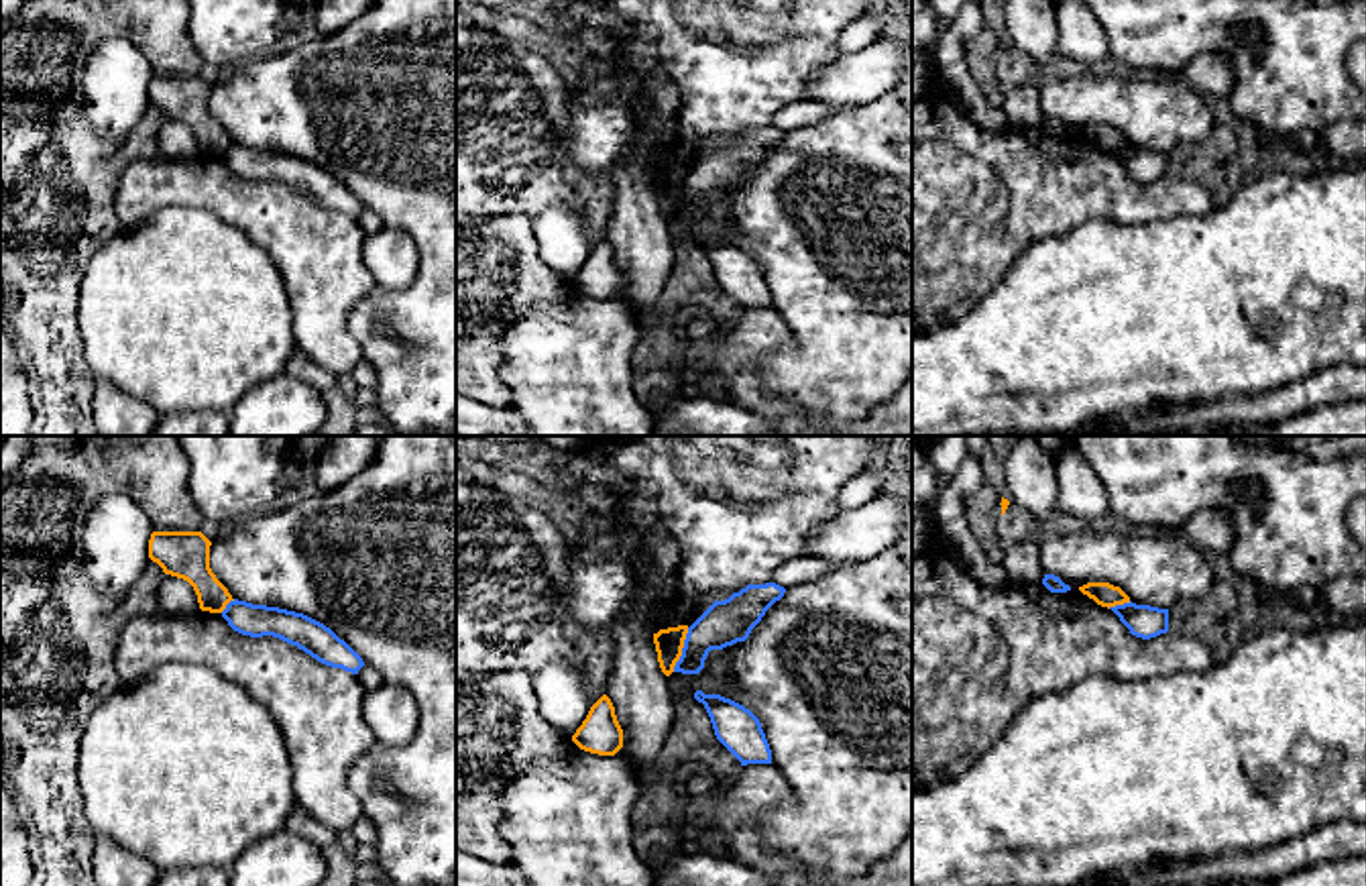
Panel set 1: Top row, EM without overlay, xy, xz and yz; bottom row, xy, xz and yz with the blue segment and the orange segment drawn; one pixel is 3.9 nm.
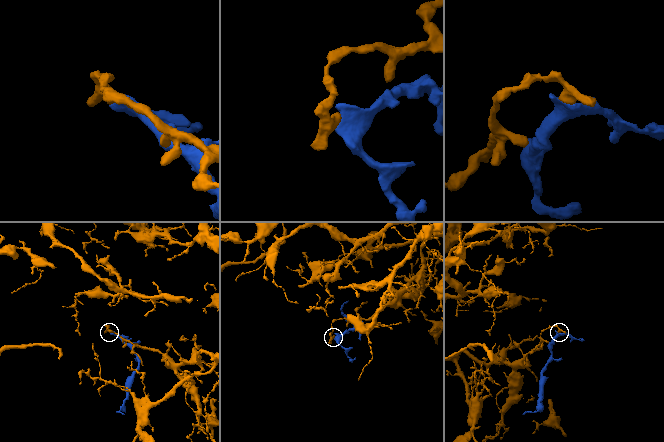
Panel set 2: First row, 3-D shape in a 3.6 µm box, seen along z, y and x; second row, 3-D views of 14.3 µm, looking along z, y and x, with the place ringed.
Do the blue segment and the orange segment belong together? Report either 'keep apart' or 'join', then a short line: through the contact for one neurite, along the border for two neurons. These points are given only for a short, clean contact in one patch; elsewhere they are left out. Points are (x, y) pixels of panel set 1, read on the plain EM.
keep apart; line xz (689, 172), (682, 184), (682, 198), (672, 214)

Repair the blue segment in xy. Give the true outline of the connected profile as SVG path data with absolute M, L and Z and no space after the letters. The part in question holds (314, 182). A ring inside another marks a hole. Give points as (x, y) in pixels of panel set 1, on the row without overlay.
M230 145L222 155L228 169L250 181L273 179L297 189L318 206L358 218L362 202L324 167L295 155Z

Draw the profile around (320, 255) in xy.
M222 157L140 159L130 163L116 187L114 212L122 230L136 228L169 206L197 208L238 228L277 265L293 312L295 346L336 377L352 373L362 358L348 330L352 308L377 287L364 263L364 232L356 218L332 212L279 181L234 175Z

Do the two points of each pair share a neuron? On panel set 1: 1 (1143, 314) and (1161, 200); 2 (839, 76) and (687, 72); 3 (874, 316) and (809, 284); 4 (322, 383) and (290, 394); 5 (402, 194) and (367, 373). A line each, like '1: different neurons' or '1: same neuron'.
1: different neurons
2: different neurons
3: same neuron
4: different neurons
5: different neurons

